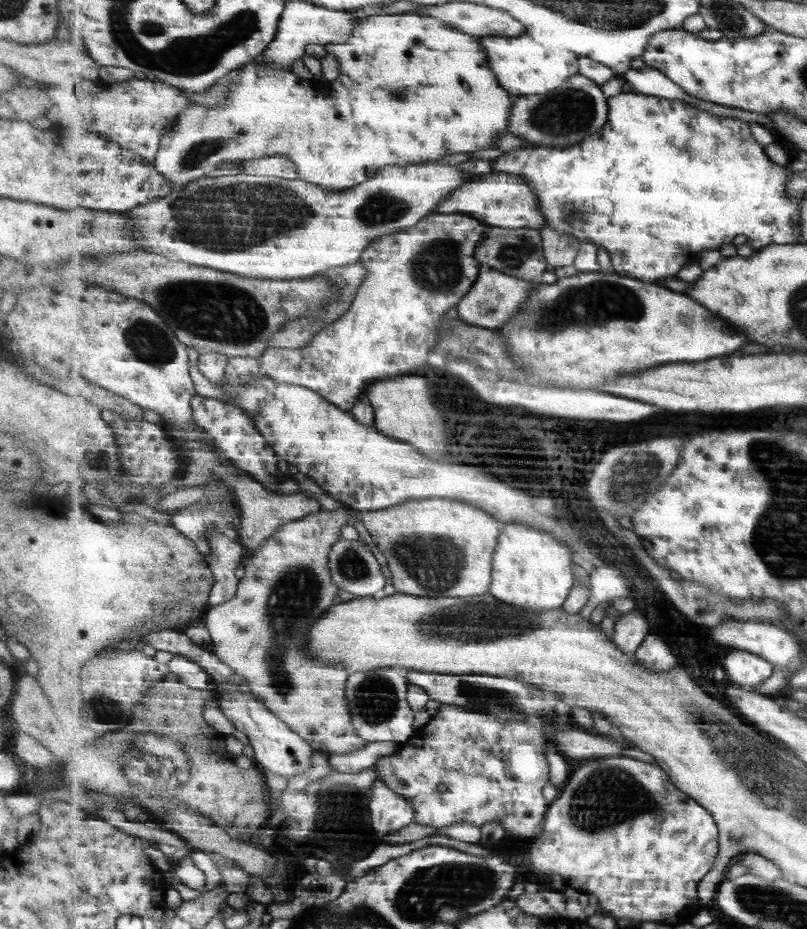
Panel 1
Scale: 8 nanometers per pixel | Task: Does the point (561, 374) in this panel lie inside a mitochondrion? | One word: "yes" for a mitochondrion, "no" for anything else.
no

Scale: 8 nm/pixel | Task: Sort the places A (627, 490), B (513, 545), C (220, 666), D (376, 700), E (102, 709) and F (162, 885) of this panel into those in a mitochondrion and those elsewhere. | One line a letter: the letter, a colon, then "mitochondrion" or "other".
A: mitochondrion
B: other
C: other
D: mitochondrion
E: mitochondrion
F: other

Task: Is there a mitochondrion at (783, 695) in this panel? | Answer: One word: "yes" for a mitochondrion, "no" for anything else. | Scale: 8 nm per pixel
no

